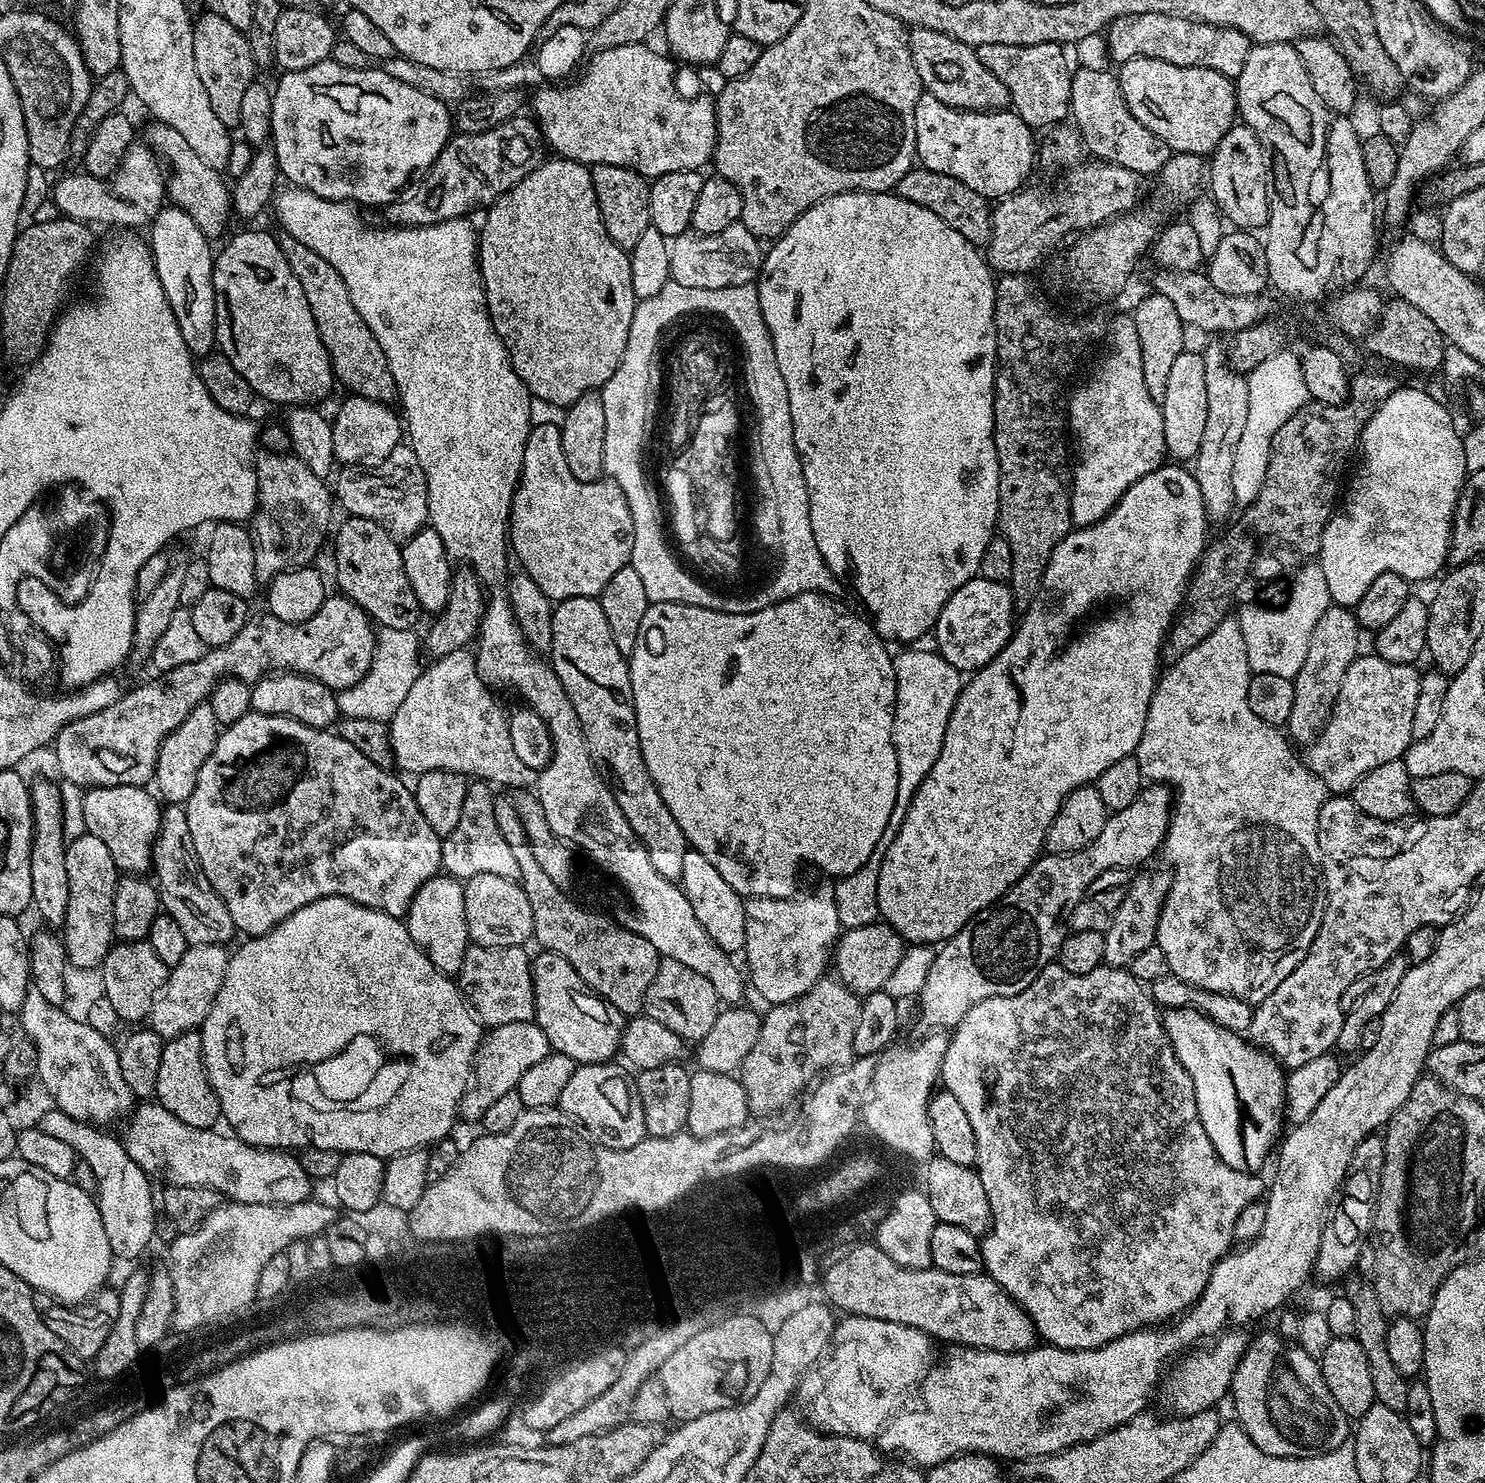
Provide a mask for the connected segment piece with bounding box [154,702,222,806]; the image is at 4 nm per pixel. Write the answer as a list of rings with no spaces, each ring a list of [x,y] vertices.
[[[205,702],[194,706],[194,710],[186,714],[186,719],[161,742],[154,777],[154,792],[165,805],[187,805],[190,794],[194,794],[194,786],[198,786],[198,774],[202,766],[206,766],[206,758],[210,758],[221,731],[222,725],[218,718],[214,718],[211,703]]]

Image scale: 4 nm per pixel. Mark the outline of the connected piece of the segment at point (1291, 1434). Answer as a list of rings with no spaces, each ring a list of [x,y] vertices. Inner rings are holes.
[[[1276,1330],[1264,1332],[1261,1336],[1253,1335],[1248,1342],[1246,1360],[1249,1365],[1282,1366],[1279,1384],[1274,1388],[1274,1392],[1280,1396],[1272,1400],[1272,1428],[1284,1440],[1260,1438],[1256,1440],[1256,1445],[1258,1450],[1271,1456],[1321,1456],[1342,1446],[1342,1442],[1349,1439],[1350,1420],[1338,1408],[1338,1403],[1327,1389],[1317,1357],[1299,1346],[1286,1350],[1283,1343],[1285,1341]],[[1294,1372],[1300,1380],[1294,1380]]]

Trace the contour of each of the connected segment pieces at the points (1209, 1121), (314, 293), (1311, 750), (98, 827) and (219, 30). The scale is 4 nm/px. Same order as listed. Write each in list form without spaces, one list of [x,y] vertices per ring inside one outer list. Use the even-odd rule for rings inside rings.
[[[1170,1008],[1163,1013],[1162,1019],[1166,1034],[1174,1046],[1174,1054],[1178,1054],[1178,1062],[1182,1062],[1190,1078],[1194,1078],[1194,1098],[1198,1102],[1198,1114],[1202,1118],[1206,1138],[1210,1138],[1214,1150],[1218,1150],[1226,1166],[1243,1172],[1259,1173],[1268,1151],[1271,1148],[1273,1151],[1281,1135],[1280,1120],[1282,1122],[1285,1119],[1285,1069],[1275,1056],[1249,1042],[1241,1033],[1217,1024],[1199,1008]]]
[[[284,234],[279,237],[279,242],[286,262],[290,262],[290,270],[294,270],[298,282],[302,282],[302,294],[306,294],[306,302],[310,302],[322,346],[326,346],[332,363],[333,377],[339,383],[341,380],[352,396],[365,396],[379,404],[391,405],[398,393],[388,359],[382,346],[378,346],[378,338],[374,338],[370,326],[362,322],[362,314],[358,314],[350,299],[350,290],[346,290],[346,282],[342,282],[342,274],[338,274],[338,270],[334,270],[326,258],[314,254],[310,246],[302,246],[298,238]]]
[[[1375,654],[1357,655],[1342,678],[1342,690],[1332,713],[1316,739],[1307,745],[1308,769],[1328,787],[1329,793],[1348,794],[1362,777],[1382,762],[1401,759],[1413,743],[1412,723],[1418,699],[1419,671],[1411,664],[1386,662]]]
[[[92,786],[84,793],[84,804],[87,831],[106,842],[117,869],[124,874],[147,873],[147,868],[149,871],[153,867],[156,838],[160,835],[161,801],[144,786]]]
[[[216,10],[204,12],[200,17],[197,15],[192,26],[192,33],[194,34],[194,70],[198,70],[198,78],[202,78],[206,98],[210,98],[210,106],[213,108],[214,114],[218,114],[218,118],[222,118],[222,122],[227,128],[235,129],[240,123],[240,109],[244,92],[257,79],[258,65],[247,35],[239,32],[234,26],[230,26],[230,22],[226,22],[226,18],[222,18],[219,11]]]

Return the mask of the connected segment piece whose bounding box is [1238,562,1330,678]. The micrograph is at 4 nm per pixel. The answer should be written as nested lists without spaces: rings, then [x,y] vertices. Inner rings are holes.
[[[1308,562],[1295,573],[1292,593],[1288,596],[1284,608],[1259,608],[1259,603],[1243,605],[1239,609],[1238,619],[1242,638],[1246,638],[1246,658],[1253,673],[1282,674],[1282,678],[1295,678],[1302,670],[1302,662],[1310,646],[1310,634],[1318,626],[1318,618],[1330,606],[1326,578],[1319,563]]]

